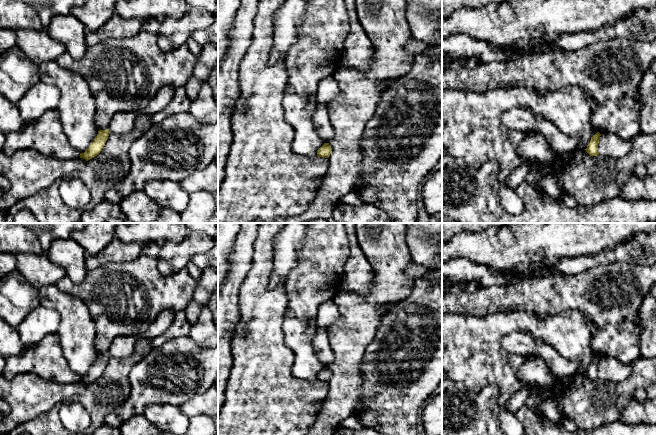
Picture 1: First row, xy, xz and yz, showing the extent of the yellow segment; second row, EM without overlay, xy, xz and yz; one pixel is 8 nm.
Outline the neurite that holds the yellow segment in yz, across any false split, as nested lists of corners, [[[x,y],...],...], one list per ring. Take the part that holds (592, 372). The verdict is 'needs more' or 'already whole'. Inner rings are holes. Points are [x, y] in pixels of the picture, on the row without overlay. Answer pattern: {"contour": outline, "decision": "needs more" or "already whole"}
{"contour": [[[597,356],[595,359],[591,361],[590,367],[587,369],[586,376],[592,381],[599,379],[598,368],[600,360],[601,358]]], "decision": "already whole"}

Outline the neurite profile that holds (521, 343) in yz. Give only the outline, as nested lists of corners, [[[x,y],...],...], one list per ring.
[[[513,332],[503,337],[501,344],[511,354],[535,355],[542,358],[555,377],[569,378],[577,373],[577,361],[562,357],[554,347],[542,343],[529,332]]]

